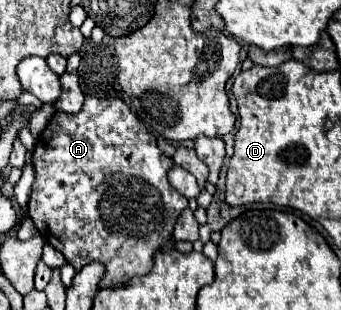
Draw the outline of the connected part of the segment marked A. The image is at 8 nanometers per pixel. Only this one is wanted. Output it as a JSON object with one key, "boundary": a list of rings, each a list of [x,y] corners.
{"boundary":[[[85,96],[83,108],[77,114],[57,110],[37,138],[33,166],[35,182],[27,208],[41,238],[61,250],[75,270],[95,260],[103,262],[103,282],[111,288],[123,286],[133,276],[143,276],[151,270],[153,254],[171,238],[181,210],[187,208],[187,198],[183,198],[167,178],[167,172],[175,166],[173,158],[159,150],[155,136],[121,98]]]}

